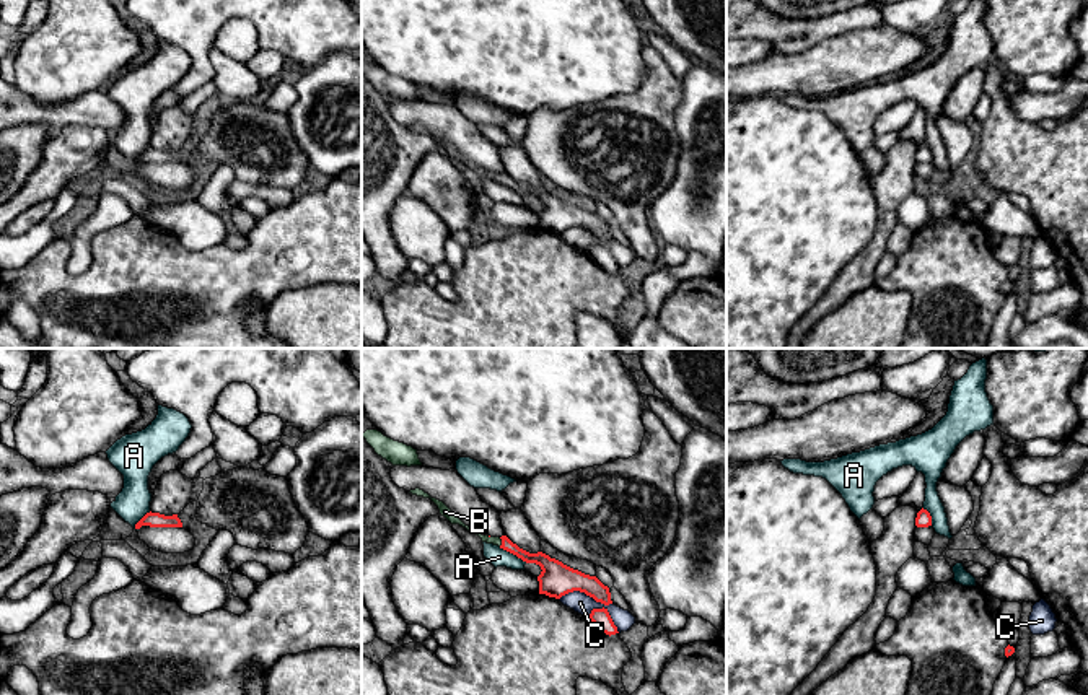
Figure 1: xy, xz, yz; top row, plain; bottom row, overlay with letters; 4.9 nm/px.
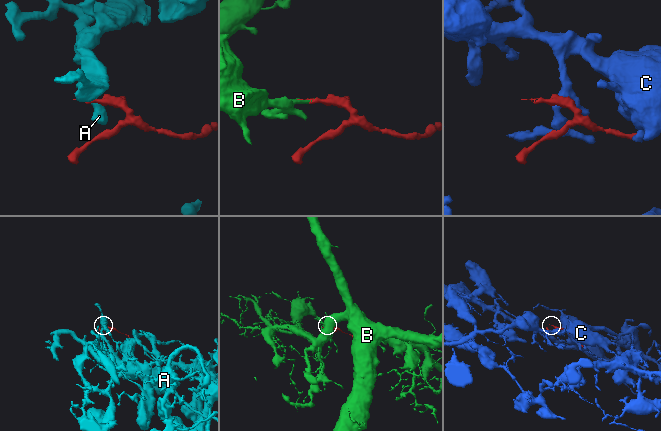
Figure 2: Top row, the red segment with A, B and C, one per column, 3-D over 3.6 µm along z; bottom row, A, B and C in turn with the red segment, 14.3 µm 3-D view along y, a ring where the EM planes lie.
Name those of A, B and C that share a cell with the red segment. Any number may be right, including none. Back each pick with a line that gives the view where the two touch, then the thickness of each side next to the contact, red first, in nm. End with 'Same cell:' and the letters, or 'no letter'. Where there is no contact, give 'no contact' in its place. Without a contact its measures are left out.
B: contact in xz; calibres 70 and 50 nm
Same cell: B

